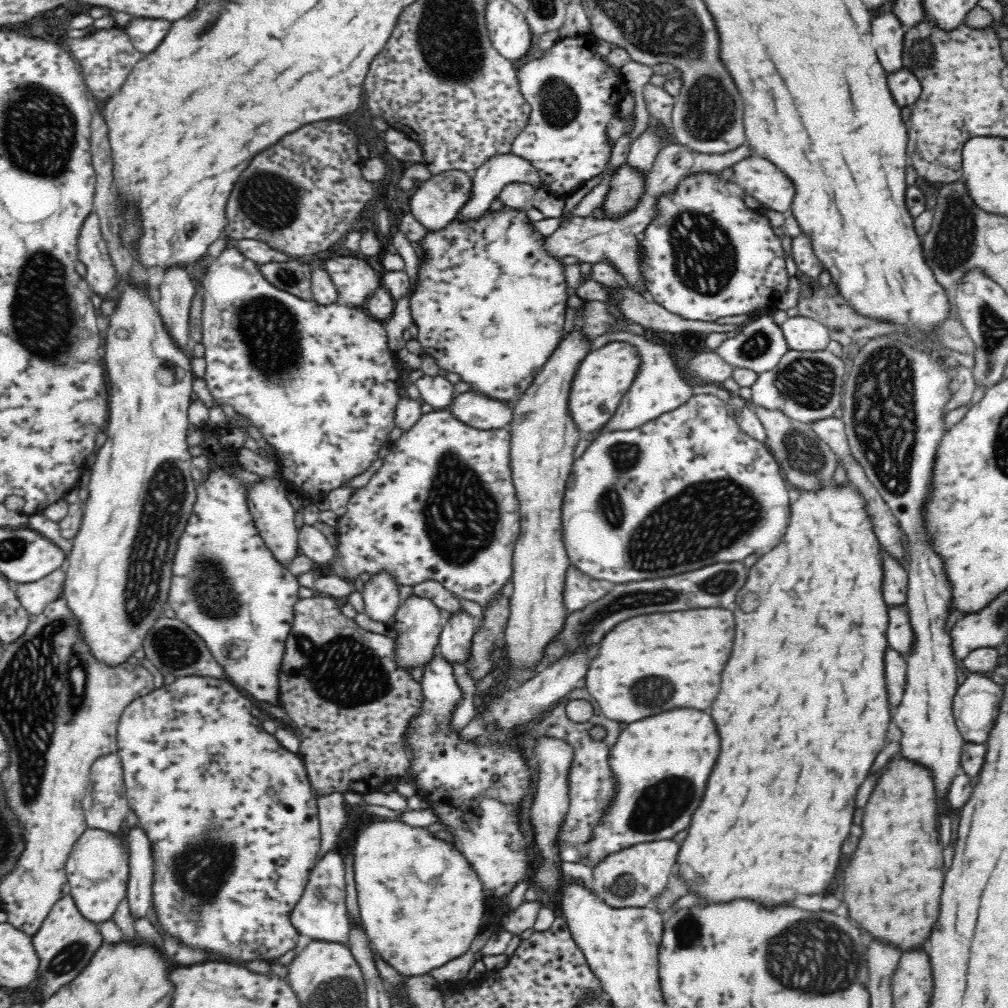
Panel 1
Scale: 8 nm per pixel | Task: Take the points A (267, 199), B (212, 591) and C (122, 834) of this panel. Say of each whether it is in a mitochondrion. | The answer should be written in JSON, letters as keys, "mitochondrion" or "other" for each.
{"A":"mitochondrion","B":"mitochondrion","C":"other"}

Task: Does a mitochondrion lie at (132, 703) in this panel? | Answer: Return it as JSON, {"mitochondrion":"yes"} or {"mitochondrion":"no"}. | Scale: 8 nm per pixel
{"mitochondrion":"no"}

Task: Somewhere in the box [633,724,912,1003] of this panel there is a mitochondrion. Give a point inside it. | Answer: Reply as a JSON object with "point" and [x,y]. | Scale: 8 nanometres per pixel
{"point":[788,958]}

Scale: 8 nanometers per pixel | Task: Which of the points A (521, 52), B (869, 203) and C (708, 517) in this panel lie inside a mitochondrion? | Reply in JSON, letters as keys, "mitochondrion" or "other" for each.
{"A":"other","B":"other","C":"mitochondrion"}

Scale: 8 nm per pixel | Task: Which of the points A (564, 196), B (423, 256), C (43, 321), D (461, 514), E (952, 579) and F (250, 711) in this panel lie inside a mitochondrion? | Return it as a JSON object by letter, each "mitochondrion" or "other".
{"A":"other","B":"other","C":"mitochondrion","D":"mitochondrion","E":"other","F":"other"}

